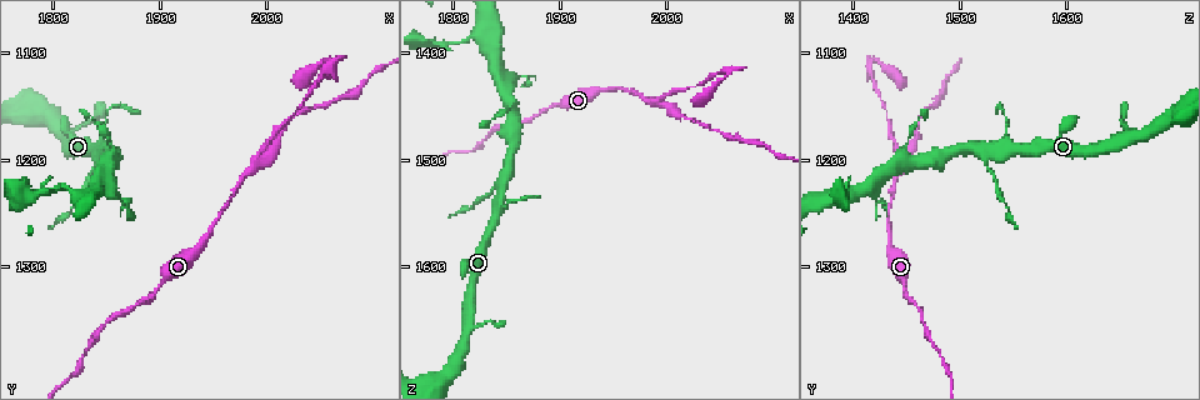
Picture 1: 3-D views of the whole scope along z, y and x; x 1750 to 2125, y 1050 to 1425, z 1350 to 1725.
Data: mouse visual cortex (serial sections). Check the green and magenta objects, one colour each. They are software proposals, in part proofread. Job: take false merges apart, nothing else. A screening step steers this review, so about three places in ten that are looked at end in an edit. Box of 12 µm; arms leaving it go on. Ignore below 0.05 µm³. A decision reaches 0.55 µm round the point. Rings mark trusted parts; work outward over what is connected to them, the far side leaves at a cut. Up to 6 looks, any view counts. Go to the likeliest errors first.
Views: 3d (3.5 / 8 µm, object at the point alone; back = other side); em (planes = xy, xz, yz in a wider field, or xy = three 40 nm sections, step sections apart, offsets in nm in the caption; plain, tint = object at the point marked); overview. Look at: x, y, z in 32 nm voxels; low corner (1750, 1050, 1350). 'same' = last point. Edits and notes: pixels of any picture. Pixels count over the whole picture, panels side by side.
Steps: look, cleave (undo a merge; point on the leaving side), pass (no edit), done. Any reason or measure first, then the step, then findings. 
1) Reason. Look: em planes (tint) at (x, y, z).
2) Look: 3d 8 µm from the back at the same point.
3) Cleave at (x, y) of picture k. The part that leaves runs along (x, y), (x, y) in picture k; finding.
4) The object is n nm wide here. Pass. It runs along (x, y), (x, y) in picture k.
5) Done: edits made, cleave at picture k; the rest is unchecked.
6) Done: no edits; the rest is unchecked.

Abrupt turn. Look: 3d 3.5 µm at (1844, 1192, 1530).

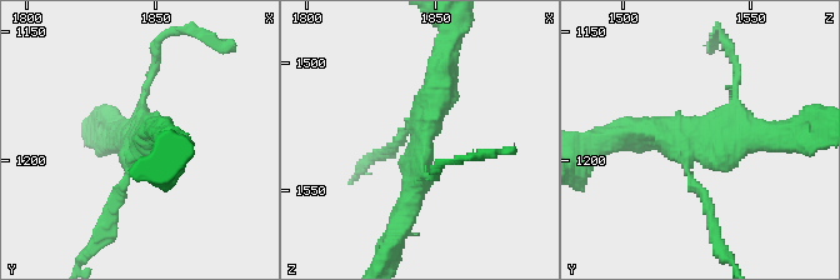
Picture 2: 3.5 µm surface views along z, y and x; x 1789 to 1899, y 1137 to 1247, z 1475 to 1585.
3 arms meet here; the arms are 150, 350, 350 nm wide. Look: em xy step 3 (tint) at (1846, 1192, 1533).

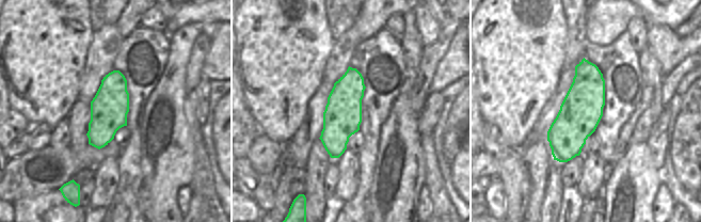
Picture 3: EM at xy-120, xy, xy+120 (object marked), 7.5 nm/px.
The object is 280 nm wide here. Cleave at (708, 201) of picture 2. The part that leaves runs along (689, 174), (730, 261) in picture 2; a second cell is stuck on.

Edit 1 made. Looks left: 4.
Narrows sharply. Look: 3d 8 µm from the back at (1944, 1274, 1432).

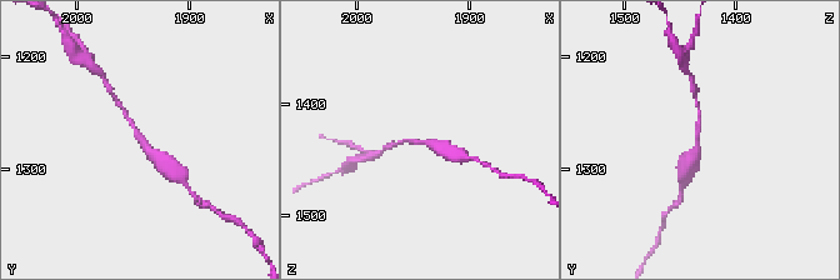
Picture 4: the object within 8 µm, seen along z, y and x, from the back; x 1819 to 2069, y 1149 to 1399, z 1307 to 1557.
Need the tissue. Look: em xy step 3 (tint) at (1944, 1272, 1432).

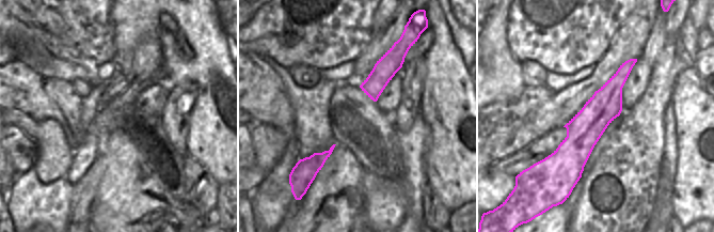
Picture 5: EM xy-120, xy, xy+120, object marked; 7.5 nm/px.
The arms are 150, 400 nm wide. Pass. It runs along (632, 61), (584, 129), (567, 179) in picture 5; all the same cell.

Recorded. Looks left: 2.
Done: edits made, cleave at picture 2; the rest is unchecked.

